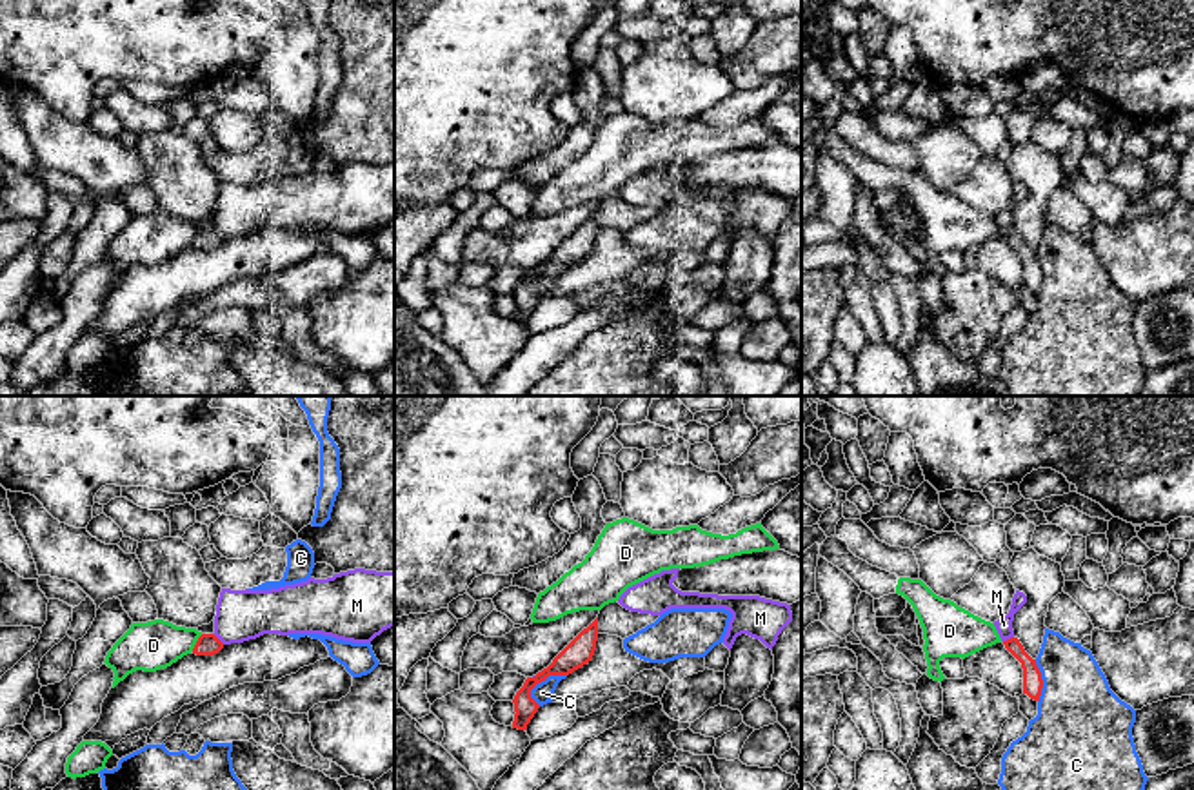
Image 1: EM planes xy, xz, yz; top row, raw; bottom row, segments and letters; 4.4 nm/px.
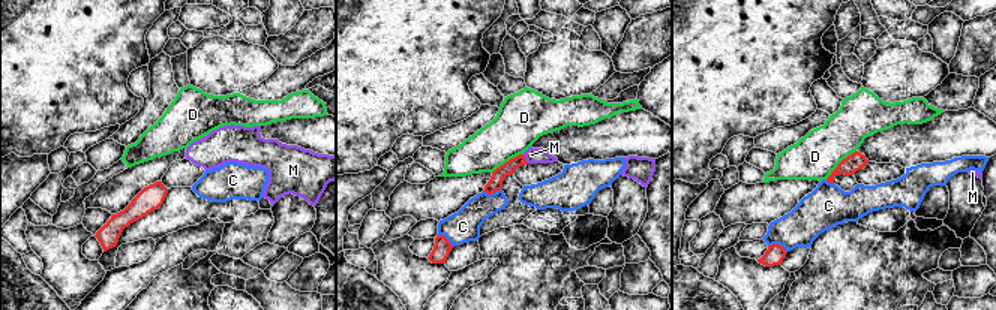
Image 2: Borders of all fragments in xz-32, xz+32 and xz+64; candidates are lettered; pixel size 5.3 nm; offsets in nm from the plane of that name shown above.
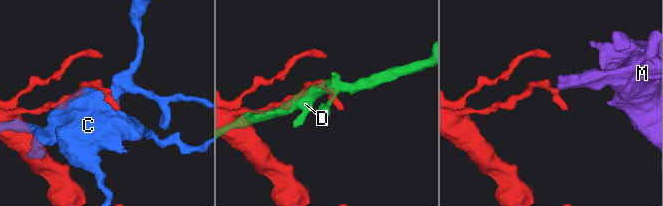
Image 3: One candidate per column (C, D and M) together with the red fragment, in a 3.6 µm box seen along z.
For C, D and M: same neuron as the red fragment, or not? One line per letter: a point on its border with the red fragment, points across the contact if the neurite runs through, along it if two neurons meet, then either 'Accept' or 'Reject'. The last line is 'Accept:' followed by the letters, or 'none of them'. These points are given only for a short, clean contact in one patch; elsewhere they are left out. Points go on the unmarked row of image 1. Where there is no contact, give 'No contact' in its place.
C: Touches red at xz (546, 271). Reject
D: Touches red at xy (197, 236). Boundary: xy (202, 227), (191, 244). Reject
M: Touches red at xy (217, 231). Boundary: xy (213, 227), (224, 236). Reject
Accept: none of them

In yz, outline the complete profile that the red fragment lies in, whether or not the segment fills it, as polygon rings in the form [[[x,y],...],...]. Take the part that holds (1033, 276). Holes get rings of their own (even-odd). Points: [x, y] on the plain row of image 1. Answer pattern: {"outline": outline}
{"outline": [[[1010,231],[1003,234],[1005,242],[1021,256],[1023,262],[1023,287],[1027,287],[1030,292],[1040,294],[1043,272],[1041,265],[1036,258],[1036,252],[1032,252],[1018,231]]]}

